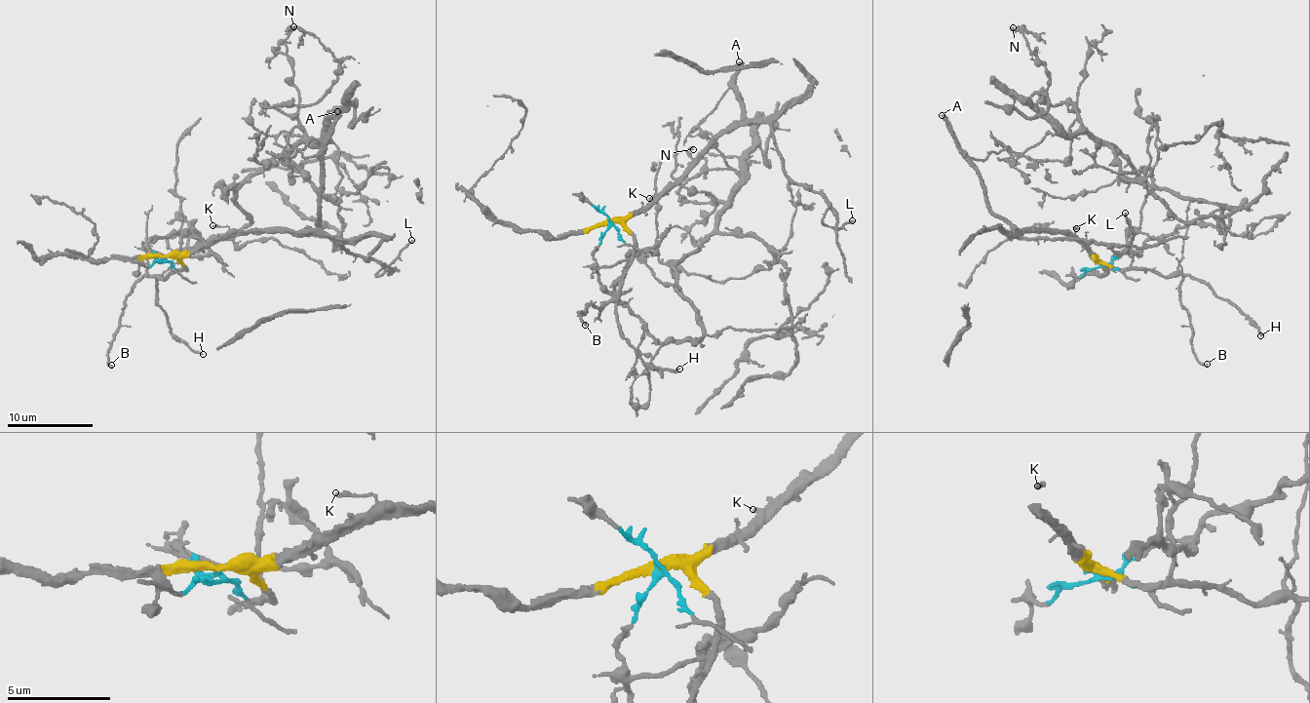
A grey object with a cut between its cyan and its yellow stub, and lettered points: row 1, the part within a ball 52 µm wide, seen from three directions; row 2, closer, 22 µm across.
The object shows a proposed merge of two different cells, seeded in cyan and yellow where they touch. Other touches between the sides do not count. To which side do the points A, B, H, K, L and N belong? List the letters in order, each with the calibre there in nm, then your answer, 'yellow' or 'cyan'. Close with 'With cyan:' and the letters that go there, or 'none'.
A: calibre 360 nm; yellow
B: calibre 200 nm; yellow
H: calibre 200 nm; yellow
K: calibre 200 nm; yellow
L: calibre 170 nm; yellow
N: calibre 280 nm; cyan
With cyan: N

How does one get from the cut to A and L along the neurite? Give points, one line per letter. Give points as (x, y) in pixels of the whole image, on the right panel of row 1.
A: (1098, 263), (1092, 253), (1065, 235), (1013, 228), (990, 209), (975, 164), (941, 115)
L: (1098, 263), (1092, 253), (1065, 235), (1016, 232), (1023, 238), (1096, 240), (1128, 247), (1133, 231), (1124, 212)

